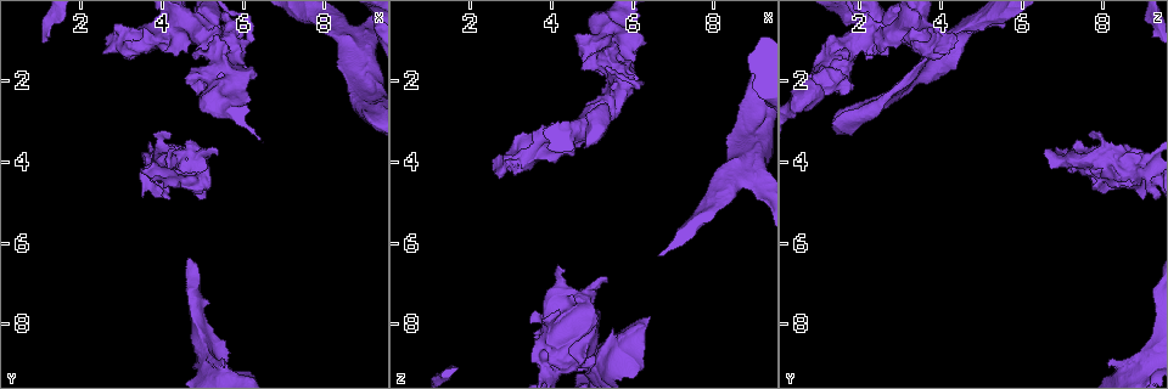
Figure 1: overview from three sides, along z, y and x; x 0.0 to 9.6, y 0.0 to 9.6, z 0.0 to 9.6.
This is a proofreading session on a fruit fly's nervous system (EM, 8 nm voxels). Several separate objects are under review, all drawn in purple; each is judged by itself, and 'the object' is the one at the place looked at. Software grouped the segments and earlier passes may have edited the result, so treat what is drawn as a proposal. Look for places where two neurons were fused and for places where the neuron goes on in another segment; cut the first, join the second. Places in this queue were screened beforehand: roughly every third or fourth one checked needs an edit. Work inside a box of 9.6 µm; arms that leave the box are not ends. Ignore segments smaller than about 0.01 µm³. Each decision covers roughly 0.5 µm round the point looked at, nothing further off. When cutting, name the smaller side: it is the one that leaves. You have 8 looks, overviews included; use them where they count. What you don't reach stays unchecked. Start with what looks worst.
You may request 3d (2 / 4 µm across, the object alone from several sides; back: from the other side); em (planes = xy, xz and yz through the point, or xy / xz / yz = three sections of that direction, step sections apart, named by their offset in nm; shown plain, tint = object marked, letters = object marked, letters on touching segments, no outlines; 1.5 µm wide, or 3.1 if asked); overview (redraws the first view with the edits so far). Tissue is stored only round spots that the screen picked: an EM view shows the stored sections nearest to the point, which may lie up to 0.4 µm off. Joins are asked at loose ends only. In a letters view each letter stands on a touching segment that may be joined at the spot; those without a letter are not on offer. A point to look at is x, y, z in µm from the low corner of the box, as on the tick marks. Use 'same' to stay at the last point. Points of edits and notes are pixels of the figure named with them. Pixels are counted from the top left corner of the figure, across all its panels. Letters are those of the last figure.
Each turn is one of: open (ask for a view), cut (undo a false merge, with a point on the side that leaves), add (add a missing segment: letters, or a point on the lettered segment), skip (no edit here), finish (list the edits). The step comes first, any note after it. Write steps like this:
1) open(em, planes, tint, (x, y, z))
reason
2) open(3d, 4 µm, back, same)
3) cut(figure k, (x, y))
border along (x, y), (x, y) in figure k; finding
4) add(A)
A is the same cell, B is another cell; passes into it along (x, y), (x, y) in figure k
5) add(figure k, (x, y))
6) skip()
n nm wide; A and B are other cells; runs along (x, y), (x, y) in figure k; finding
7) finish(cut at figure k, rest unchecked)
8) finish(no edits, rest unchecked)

open(em, planes, tint, (5.35, 3.70, 6.85))
free end

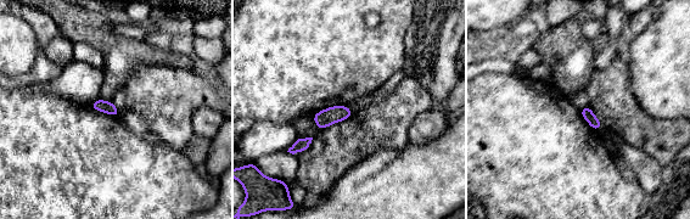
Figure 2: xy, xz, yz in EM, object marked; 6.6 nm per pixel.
open(em, planes, letters, same)

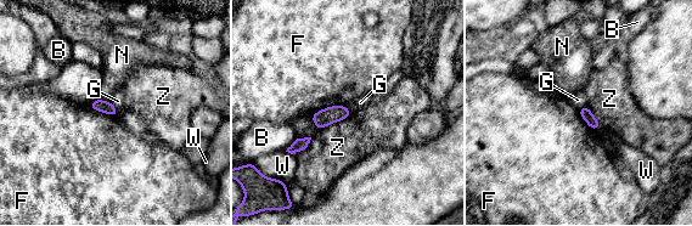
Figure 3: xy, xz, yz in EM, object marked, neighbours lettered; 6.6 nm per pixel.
skip()
B, F, G, N, W and Z are other cells; border along (110, 101), (119, 112) in figure 3; none of them fits

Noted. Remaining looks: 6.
open(em, planes, letters, (6.20, 0.95, 2.10))
an open end

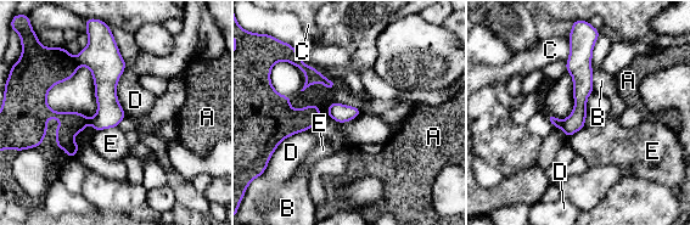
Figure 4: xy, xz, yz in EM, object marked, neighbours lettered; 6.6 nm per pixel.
cut(figure 4, (101, 56))
A, B, C, D and E are other cells; the part that leaves runs along (579, 38), (579, 113), (567, 133) in figure 4; two neurons meet here

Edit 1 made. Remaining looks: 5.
open(em, planes, letters, (9.10, 1.20, 4.10))
thick turns thin

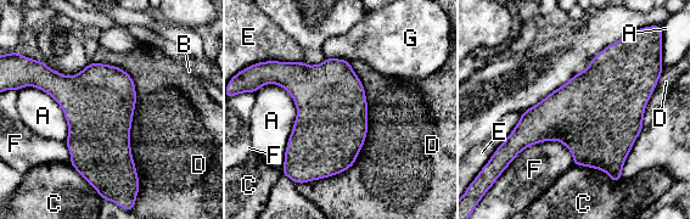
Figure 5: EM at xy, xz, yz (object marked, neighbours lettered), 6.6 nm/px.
skip()
A, B, C, D, E, F and G are other cells; border along (351, 62), (364, 144), (296, 184) in figure 5; continuous, no second neuron

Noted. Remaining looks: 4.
finish(cut at figure 4, rest unchecked)

